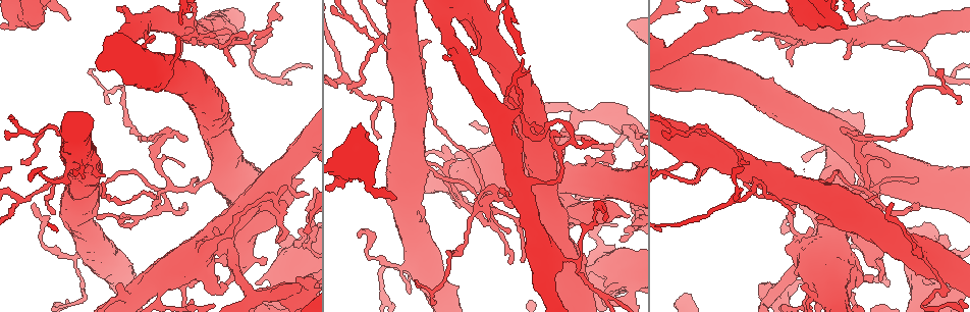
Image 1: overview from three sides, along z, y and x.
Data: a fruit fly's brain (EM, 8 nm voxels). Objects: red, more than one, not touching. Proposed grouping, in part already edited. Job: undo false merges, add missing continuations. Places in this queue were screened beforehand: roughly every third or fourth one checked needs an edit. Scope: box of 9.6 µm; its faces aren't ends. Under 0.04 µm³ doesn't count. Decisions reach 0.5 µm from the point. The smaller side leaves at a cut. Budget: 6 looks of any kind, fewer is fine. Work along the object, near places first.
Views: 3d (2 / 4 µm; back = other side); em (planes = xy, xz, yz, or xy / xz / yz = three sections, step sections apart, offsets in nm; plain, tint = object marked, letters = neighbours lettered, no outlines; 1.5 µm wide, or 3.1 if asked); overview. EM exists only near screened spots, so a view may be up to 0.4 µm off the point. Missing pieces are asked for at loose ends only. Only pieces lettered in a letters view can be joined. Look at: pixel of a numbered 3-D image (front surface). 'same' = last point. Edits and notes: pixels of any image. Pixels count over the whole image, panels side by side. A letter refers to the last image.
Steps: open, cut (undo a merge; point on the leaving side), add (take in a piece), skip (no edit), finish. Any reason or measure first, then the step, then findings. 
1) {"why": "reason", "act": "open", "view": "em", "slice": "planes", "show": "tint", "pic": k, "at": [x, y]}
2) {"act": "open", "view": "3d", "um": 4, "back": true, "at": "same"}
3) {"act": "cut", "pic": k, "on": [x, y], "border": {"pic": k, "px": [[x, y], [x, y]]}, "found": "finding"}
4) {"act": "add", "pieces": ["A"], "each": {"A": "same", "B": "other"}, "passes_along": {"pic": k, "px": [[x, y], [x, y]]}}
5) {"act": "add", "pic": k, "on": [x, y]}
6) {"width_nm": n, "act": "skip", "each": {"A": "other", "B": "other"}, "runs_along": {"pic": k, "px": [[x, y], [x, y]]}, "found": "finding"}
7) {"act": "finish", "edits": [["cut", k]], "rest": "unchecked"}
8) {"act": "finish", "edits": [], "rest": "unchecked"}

{"why": "free end", "act": "open", "view": "3d", "um": 4, "pic": 1, "at": [855, 18]}

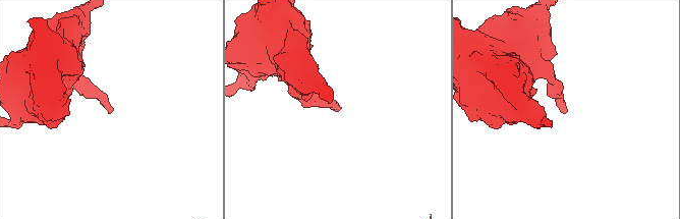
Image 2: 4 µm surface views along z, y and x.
{"act": "open", "view": "em", "slice": "planes", "show": "plain", "pic": 2, "at": [564, 110]}

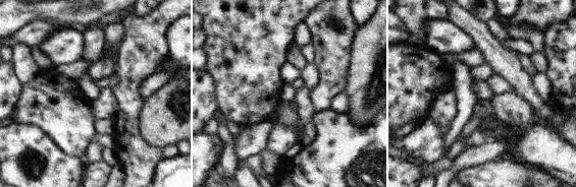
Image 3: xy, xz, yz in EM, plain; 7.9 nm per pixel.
{"act": "open", "view": "em", "slice": "planes", "show": "letters", "at": "same"}

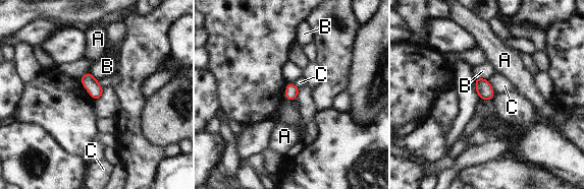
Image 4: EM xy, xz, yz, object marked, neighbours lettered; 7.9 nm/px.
{"longest_contact_nm": ["C", 140], "act": "skip", "each": {"A": "other", "B": "other", "C": "other"}, "found": "no lettered piece goes on from it"}

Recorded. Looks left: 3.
{"act": "open", "view": "em", "slice": "planes", "show": "plain", "pic": 1, "at": [407, 285]}

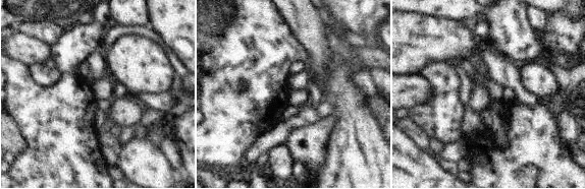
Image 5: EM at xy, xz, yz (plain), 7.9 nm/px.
{"act": "open", "view": "em", "slice": "planes", "show": "letters", "at": "same"}

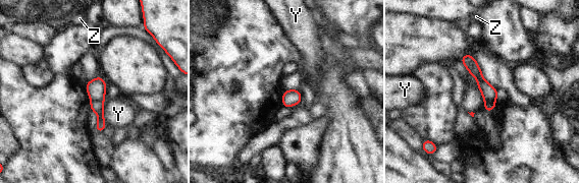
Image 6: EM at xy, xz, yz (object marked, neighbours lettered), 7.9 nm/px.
{"width_nm": 120, "act": "cut", "pic": 6, "on": [97, 106], "each": {"Y": "other", "Z": "other"}, "border": {"pic": 6, "px": [[92, 100], [103, 101]]}, "found": "two cells meet here"}

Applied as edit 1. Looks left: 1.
{"why": "branch stops here", "act": "open", "view": "em", "um": 3.1, "slice": "planes", "show": "letters", "pic": 1, "at": [713, 9]}

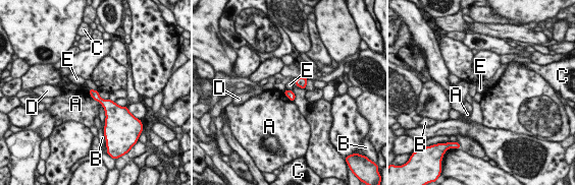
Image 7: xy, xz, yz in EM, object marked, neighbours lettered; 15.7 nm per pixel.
{"longest_contact_nm": ["A", 340], "act": "skip", "each": {"A": "other", "B": "other", "C": "other", "D": "other", "E": "other"}, "found": "none of them fits"}

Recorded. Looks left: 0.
{"act": "finish", "edits": [["cut", 6]], "rest": "unchecked"}

